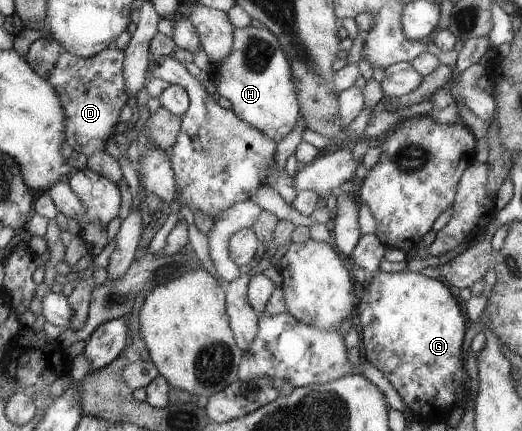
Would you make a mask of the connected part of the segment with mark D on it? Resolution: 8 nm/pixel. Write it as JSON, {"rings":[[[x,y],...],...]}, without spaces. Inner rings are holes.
{"rings":[[[37,38],[31,42],[25,54],[26,62],[35,74],[45,78],[54,87],[54,94],[59,96],[65,119],[67,144],[86,158],[95,152],[106,152],[105,138],[109,136],[111,126],[117,124],[117,112],[127,98],[123,94],[123,51],[111,44],[91,58],[81,58],[69,54],[59,42],[51,38]]]}

